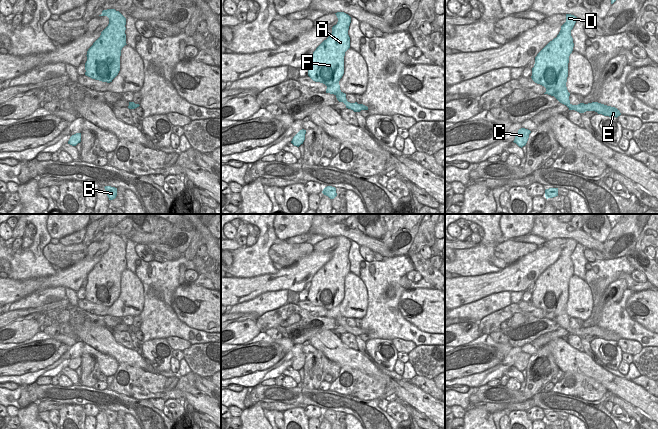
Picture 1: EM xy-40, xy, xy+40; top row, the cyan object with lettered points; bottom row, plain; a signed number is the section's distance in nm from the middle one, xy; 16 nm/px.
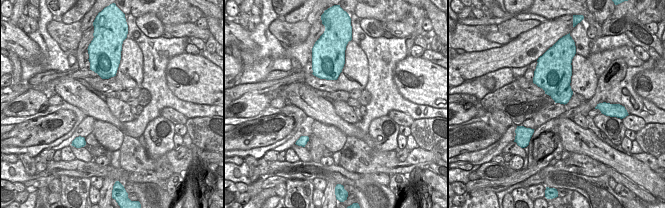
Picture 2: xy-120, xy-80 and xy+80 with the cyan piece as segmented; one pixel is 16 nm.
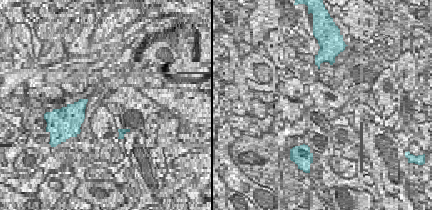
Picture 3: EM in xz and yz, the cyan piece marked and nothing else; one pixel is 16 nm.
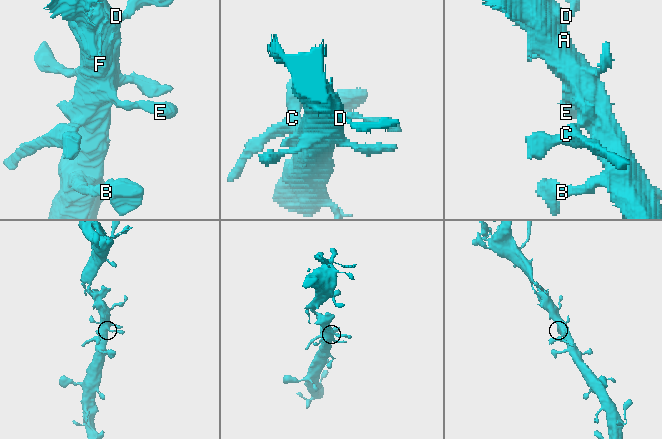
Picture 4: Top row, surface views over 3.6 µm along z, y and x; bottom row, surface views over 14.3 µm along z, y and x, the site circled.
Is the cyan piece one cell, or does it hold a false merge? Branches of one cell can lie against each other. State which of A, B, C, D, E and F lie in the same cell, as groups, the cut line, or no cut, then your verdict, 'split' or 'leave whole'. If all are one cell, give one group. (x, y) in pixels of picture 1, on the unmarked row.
groups A B C D E F; cut none; leave whole

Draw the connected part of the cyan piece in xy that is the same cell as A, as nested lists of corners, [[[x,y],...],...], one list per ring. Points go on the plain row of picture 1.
[[[344,236],[335,237],[338,246],[332,251],[331,259],[313,276],[308,292],[308,300],[315,306],[327,310],[326,317],[334,318],[339,326],[354,336],[368,334],[363,328],[350,327],[346,318],[340,314],[339,305],[344,298],[344,280],[350,272],[348,259],[351,241]]]

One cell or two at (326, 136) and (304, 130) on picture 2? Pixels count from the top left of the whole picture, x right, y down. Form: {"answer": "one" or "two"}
{"answer": "two"}

